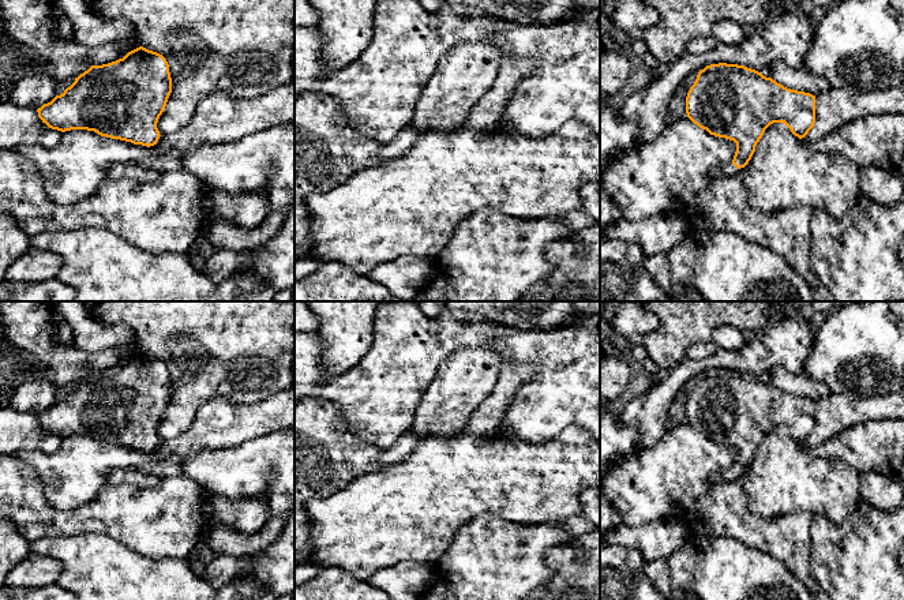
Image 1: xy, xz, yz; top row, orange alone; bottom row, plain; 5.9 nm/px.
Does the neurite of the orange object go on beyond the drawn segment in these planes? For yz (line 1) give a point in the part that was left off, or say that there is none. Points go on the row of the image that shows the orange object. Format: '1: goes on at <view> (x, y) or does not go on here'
1: goes on at yz (728, 171)

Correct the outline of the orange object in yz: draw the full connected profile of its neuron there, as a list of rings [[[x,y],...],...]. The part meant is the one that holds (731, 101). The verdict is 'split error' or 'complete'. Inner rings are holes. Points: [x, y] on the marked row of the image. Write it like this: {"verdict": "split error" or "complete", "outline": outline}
{"verdict": "split error", "outline": [[[710,64],[701,70],[686,97],[687,117],[710,135],[736,143],[731,164],[713,169],[714,179],[731,177],[751,160],[765,130],[773,123],[784,123],[799,139],[804,138],[815,123],[815,95],[791,90],[761,72],[738,64]]]}

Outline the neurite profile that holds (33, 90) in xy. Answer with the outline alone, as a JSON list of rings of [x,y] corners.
[[[50,70],[30,74],[14,80],[8,101],[20,108],[38,109],[56,97],[59,85]]]

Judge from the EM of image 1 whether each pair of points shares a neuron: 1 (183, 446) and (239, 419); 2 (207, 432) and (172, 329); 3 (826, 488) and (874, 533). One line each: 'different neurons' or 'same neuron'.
1: same neuron
2: different neurons
3: different neurons

